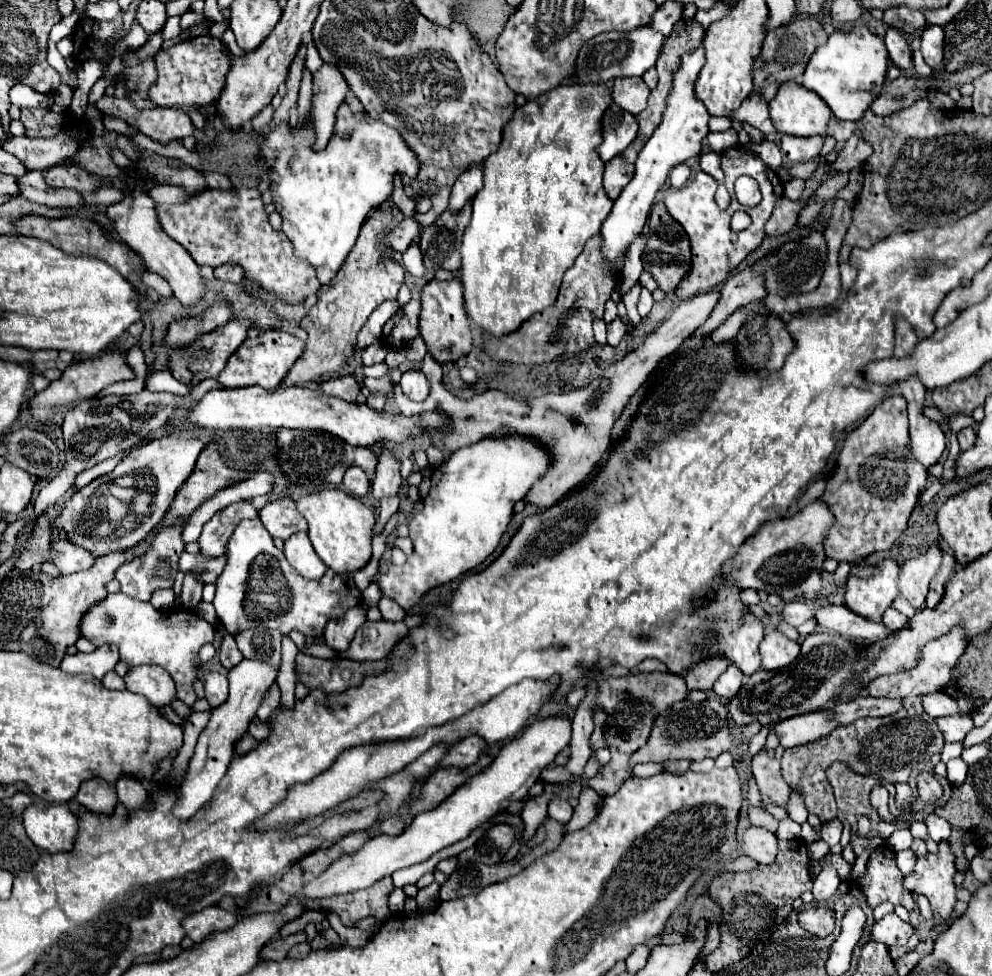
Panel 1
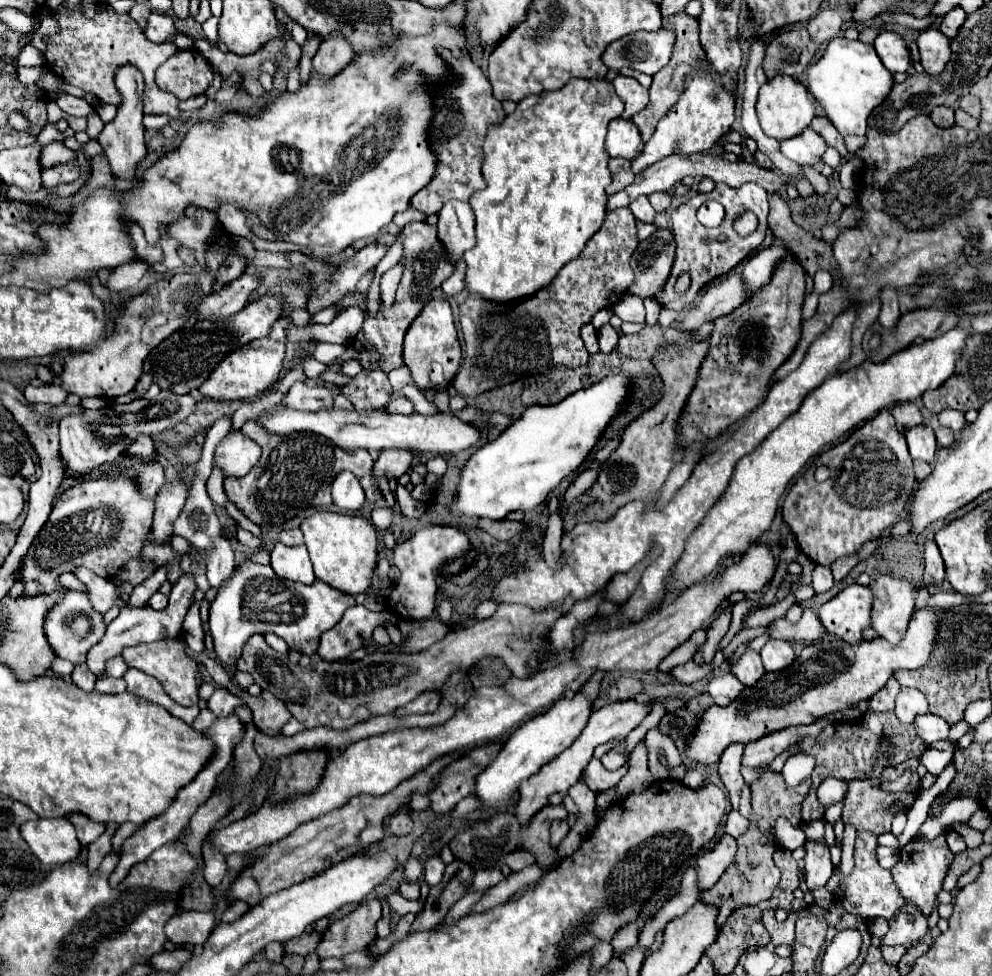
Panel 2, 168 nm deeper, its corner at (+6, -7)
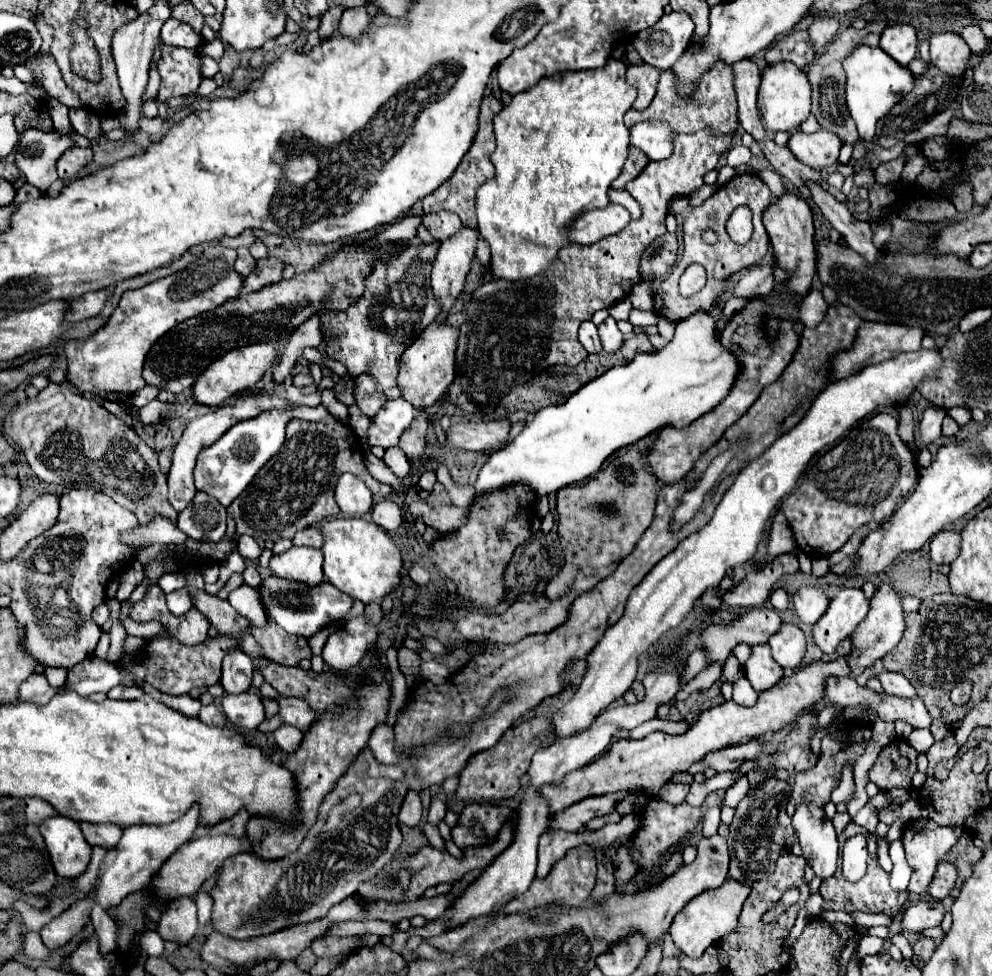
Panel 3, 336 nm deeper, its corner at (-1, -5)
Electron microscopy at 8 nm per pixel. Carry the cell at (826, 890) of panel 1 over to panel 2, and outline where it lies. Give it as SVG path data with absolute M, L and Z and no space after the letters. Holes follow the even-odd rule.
M806 842L806 884L810 890L816 890L816 888L822 888L826 886L828 878L832 876L834 872L834 866L830 862L830 852L822 842Z

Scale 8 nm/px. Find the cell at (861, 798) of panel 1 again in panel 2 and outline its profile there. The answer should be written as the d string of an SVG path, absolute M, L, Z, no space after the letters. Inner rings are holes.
M874 778L852 780L844 796L842 822L852 824L857 832L870 831L874 826L880 826L882 834L890 832L894 814L908 808L908 796L908 792L898 796L880 792Z

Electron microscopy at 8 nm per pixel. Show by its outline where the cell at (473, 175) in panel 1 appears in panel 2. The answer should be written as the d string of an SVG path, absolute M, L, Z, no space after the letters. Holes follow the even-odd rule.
M448 200L438 212L438 234L452 258L460 260L462 250L468 250L476 242L474 212L468 202Z

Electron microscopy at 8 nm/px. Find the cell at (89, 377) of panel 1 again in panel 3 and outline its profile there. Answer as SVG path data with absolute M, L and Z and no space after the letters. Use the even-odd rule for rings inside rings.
M211 242L205 246L205 254L185 270L155 280L139 290L127 290L117 310L101 330L89 338L69 340L65 344L69 382L79 392L93 392L105 400L123 402L131 398L139 388L145 386L145 380L141 376L143 362L149 348L155 340L159 340L159 336L163 336L175 324L191 316L215 310L223 302L239 296L243 288L243 276L235 272L235 260L237 252L233 248L223 248Z

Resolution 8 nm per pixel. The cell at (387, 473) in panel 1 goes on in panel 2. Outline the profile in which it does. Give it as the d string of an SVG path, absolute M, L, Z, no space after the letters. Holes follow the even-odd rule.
M382 450L378 460L374 462L372 476L376 480L376 486L380 486L380 480L398 480L412 464L412 452L408 450Z

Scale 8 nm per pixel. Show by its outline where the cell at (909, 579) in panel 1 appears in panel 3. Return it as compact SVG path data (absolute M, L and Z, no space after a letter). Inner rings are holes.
M891 586L877 588L875 596L871 598L871 608L867 612L867 618L851 634L851 652L847 658L851 676L859 676L865 668L871 668L877 660L881 660L887 652L891 652L899 644L903 636L903 628L905 628L905 620L903 620L901 596L895 594Z

